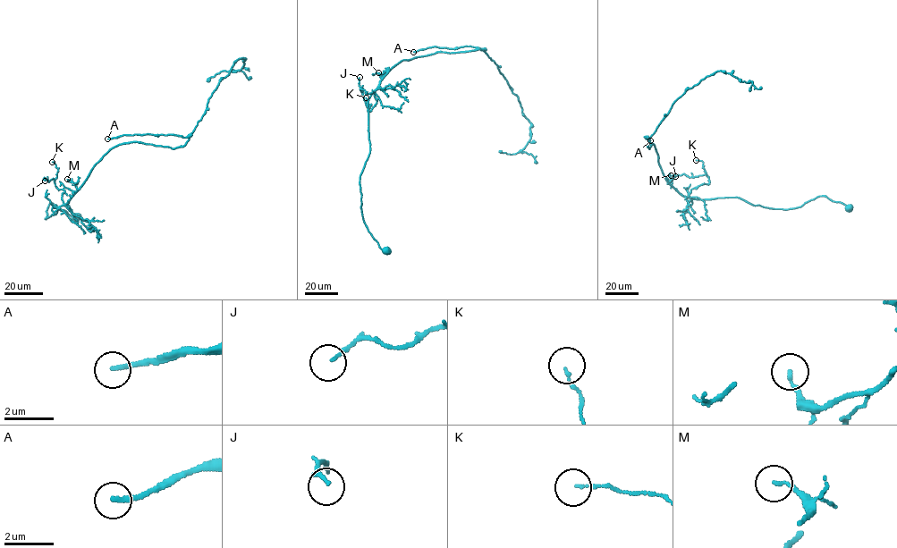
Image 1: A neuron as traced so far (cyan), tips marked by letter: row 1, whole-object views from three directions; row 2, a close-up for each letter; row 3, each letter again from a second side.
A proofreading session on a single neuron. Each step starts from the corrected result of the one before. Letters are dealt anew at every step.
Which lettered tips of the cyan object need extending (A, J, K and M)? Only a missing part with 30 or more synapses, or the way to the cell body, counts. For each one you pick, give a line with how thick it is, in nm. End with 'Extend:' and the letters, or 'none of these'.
A: 200 nm thick
Extend: A

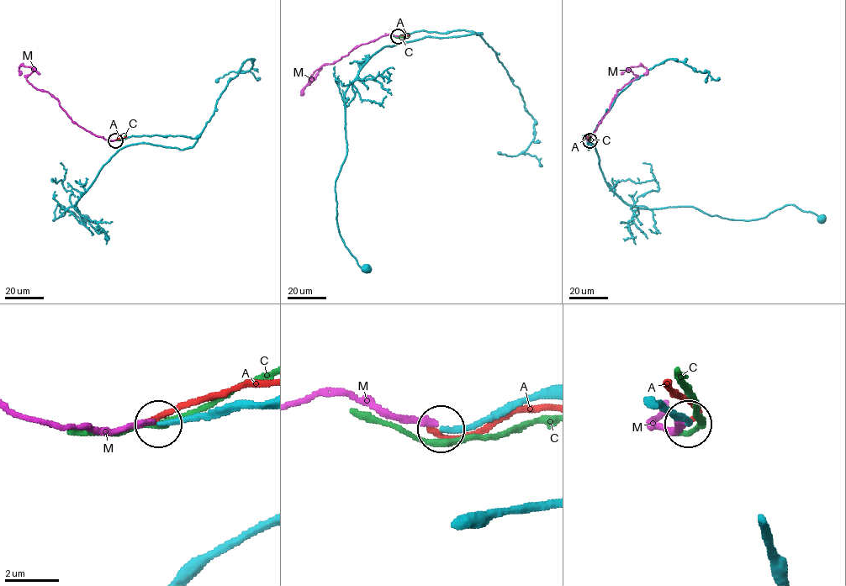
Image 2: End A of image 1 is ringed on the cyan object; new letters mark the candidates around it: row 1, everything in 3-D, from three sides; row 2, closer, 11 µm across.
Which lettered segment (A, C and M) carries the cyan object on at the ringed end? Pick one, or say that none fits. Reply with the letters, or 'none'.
none

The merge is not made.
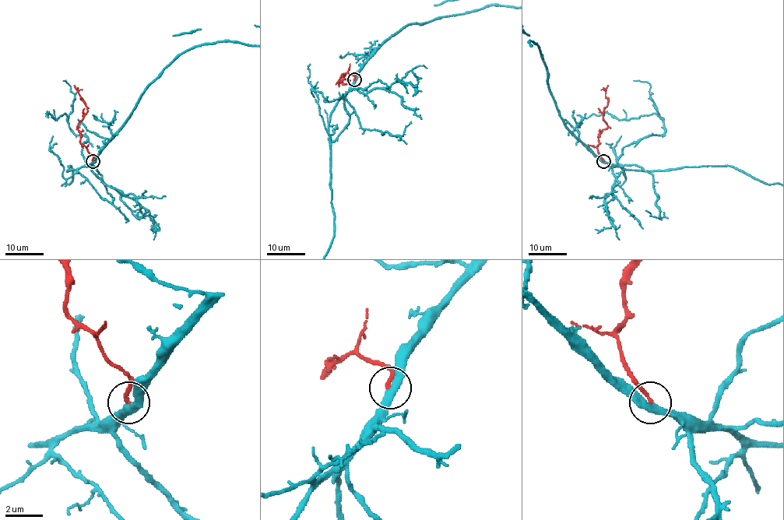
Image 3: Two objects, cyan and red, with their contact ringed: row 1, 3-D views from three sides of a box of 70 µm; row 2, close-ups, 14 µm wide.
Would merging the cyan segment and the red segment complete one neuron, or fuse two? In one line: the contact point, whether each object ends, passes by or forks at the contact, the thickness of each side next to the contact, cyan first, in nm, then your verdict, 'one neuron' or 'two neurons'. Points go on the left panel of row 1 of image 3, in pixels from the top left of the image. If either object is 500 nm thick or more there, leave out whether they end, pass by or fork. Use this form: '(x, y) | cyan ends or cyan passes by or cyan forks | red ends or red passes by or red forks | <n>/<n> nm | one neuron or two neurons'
(93, 161) | cyan passes by | red ends | 400/200 nm | one neuron

